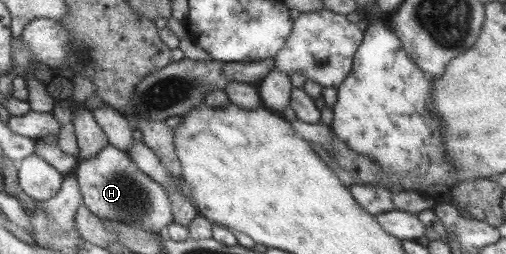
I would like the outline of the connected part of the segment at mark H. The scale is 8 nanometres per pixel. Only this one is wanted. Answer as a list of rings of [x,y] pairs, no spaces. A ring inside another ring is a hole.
[[[112,145],[102,148],[98,154],[90,159],[79,160],[78,166],[74,170],[74,176],[83,198],[82,204],[99,219],[120,221],[120,223],[126,223],[138,229],[163,233],[165,226],[172,223],[170,200],[168,200],[165,189],[145,176],[133,163],[124,151],[120,151]]]

